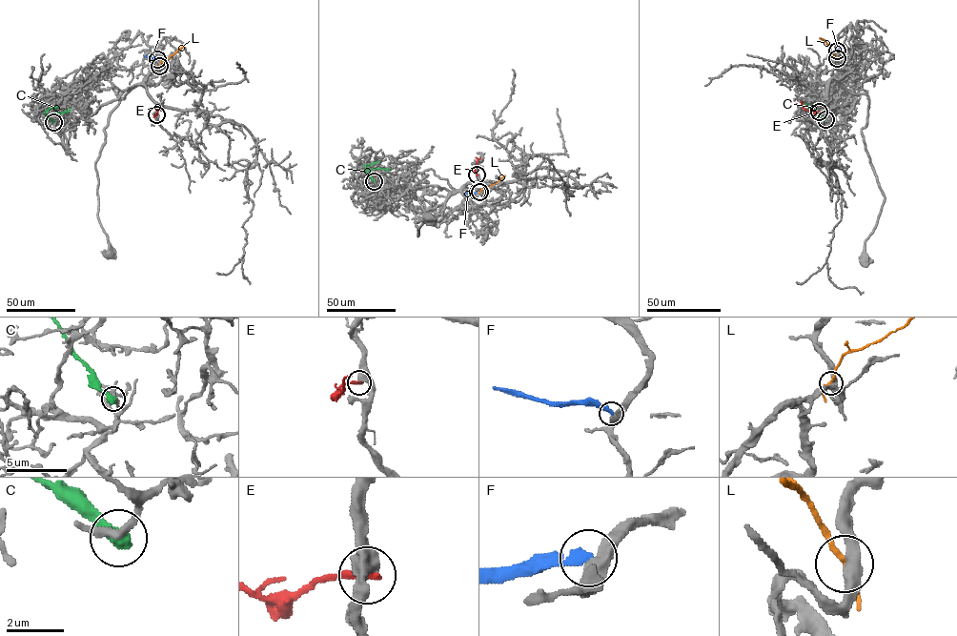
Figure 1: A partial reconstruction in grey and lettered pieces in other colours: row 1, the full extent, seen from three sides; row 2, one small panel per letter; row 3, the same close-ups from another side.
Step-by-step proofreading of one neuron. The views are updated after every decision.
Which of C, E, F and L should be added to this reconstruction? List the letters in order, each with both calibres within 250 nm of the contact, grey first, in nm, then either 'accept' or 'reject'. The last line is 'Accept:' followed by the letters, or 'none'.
C: 260 nm thick on the grey side, 500 nm on the other; reject
E: 480 nm thick on the grey side, 280 nm on the other; reject
F: 440 nm thick on the grey side, 320 nm on the other; reject
L: 440 nm thick on the grey side, 180 nm on the other; reject
Accept: none

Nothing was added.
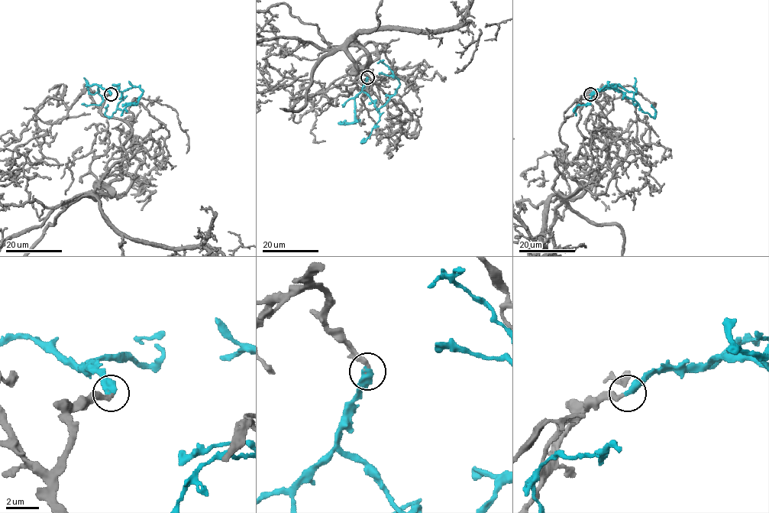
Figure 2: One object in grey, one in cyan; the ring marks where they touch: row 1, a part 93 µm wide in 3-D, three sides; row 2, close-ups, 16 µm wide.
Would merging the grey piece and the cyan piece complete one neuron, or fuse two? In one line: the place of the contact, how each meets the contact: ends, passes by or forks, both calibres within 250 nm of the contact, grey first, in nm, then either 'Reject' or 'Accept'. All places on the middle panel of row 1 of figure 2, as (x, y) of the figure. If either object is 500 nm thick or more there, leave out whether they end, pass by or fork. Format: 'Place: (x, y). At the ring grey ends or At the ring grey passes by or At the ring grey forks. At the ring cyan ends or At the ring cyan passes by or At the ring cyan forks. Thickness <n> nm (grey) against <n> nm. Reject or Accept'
Place: (367, 77). Thickness 280 nm (grey) against 500 nm. Accept

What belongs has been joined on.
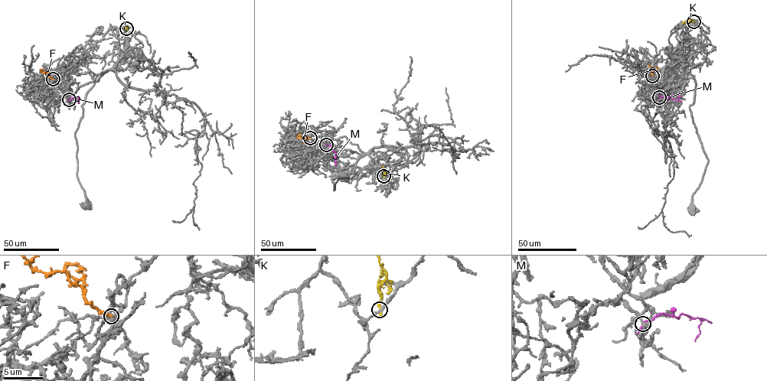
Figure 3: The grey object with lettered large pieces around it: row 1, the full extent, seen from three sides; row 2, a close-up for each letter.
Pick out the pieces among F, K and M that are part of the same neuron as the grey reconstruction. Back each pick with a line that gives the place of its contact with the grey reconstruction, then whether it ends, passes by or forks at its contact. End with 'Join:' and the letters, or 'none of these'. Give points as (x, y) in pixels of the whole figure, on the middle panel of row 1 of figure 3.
F: contact (310, 138); it ends
Join: F

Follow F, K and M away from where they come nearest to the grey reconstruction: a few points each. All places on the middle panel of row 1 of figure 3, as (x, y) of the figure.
F: (310, 138), (298, 138), (297, 136), (301, 133)
K: (383, 176), (383, 166)
M: (326, 144), (336, 153), (335, 164)

